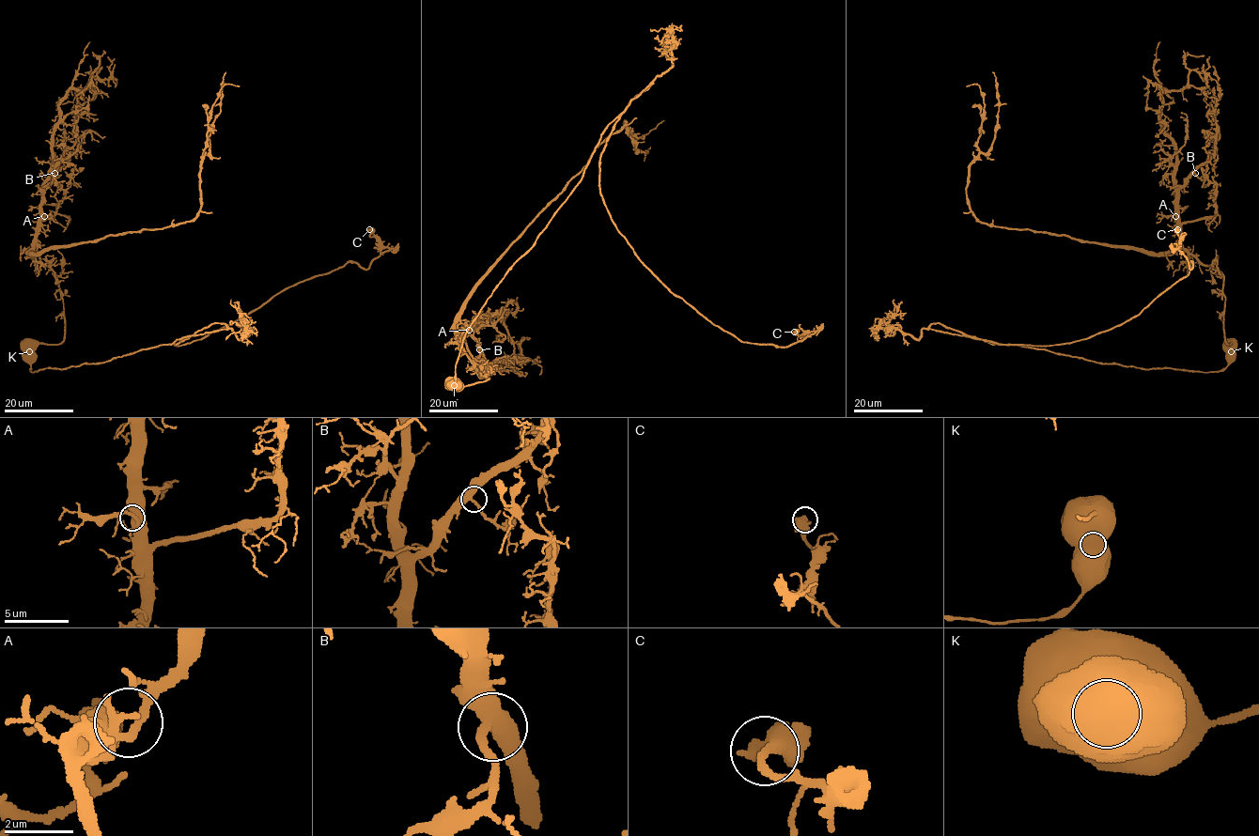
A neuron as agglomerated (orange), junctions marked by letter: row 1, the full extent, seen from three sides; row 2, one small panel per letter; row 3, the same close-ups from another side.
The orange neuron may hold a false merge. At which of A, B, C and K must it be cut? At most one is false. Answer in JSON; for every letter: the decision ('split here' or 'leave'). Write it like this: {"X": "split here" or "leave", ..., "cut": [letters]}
{"A": "leave", "B": "leave", "C": "leave", "K": "split here", "cut": ["K"]}

